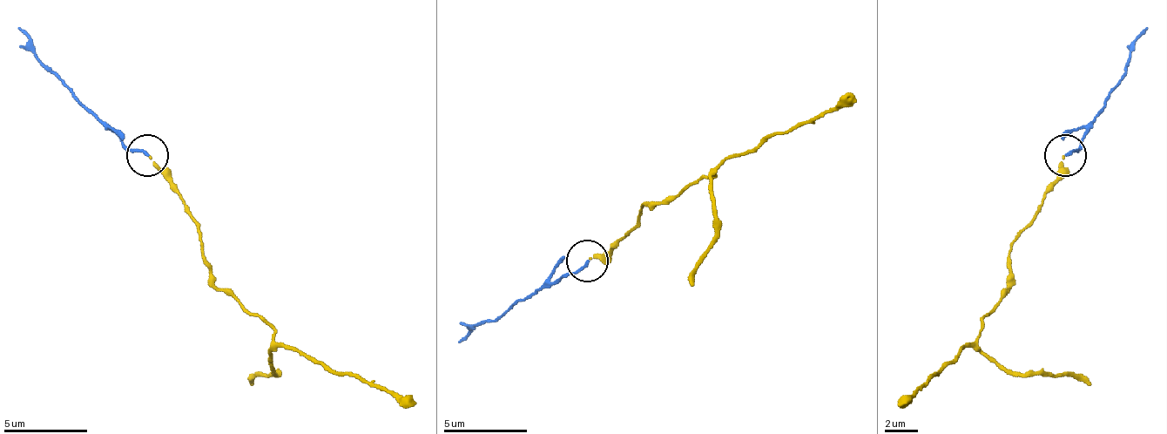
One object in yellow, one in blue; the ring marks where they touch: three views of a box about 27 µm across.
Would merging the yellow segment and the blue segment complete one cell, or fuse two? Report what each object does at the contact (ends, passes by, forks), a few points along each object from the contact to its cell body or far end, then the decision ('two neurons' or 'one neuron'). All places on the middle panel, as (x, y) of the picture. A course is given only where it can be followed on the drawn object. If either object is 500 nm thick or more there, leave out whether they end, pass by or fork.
yellow ends | blue ends | yellow via (590, 257), (607, 253), (637, 224), (644, 203), (711, 178), (728, 157), (816, 124), (857, 98) | blue via (586, 261), (457, 341) | one neuron

